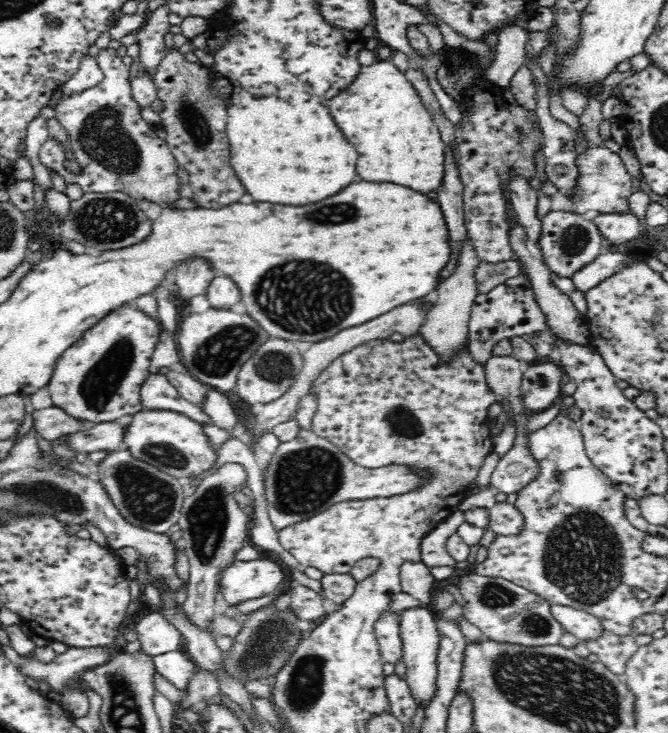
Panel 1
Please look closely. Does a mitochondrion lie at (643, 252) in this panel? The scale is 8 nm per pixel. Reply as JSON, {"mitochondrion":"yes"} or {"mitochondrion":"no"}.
{"mitochondrion":"no"}

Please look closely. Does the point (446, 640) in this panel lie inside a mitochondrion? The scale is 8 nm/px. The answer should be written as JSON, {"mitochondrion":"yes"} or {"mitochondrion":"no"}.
{"mitochondrion":"no"}

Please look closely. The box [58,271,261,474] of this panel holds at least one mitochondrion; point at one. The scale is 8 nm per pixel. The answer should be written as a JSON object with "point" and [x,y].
{"point":[103,378]}

